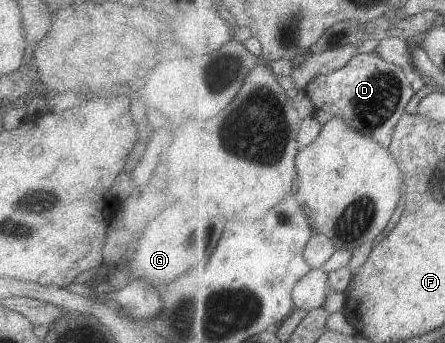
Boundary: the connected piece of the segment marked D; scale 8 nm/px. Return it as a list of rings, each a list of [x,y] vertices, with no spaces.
[[[376,52],[360,53],[352,60],[348,61],[346,66],[334,70],[328,74],[320,74],[316,78],[312,78],[307,84],[305,92],[312,98],[314,106],[316,106],[315,117],[321,126],[325,125],[329,120],[336,116],[344,118],[346,122],[358,130],[360,134],[372,136],[374,140],[378,140],[384,148],[390,146],[397,124],[405,114],[406,104],[410,102],[410,98],[416,93],[412,91],[410,86],[412,72],[398,64],[390,64],[386,58],[382,58]]]

